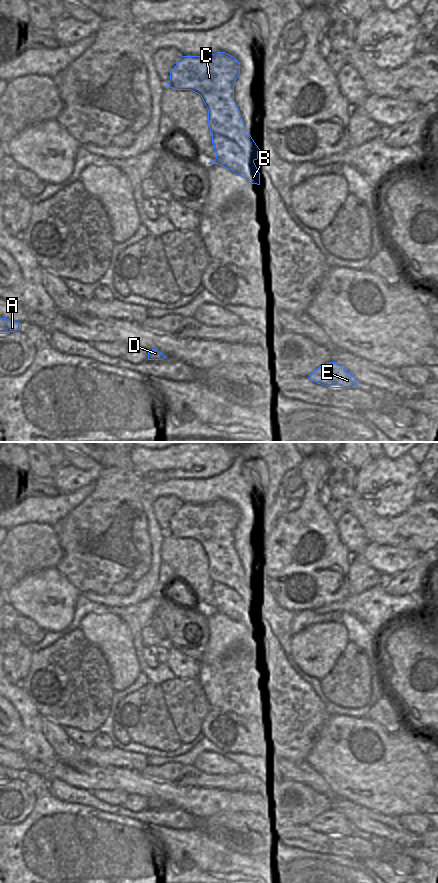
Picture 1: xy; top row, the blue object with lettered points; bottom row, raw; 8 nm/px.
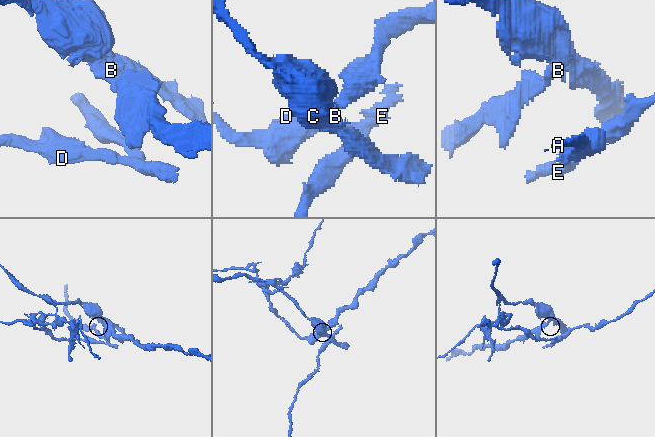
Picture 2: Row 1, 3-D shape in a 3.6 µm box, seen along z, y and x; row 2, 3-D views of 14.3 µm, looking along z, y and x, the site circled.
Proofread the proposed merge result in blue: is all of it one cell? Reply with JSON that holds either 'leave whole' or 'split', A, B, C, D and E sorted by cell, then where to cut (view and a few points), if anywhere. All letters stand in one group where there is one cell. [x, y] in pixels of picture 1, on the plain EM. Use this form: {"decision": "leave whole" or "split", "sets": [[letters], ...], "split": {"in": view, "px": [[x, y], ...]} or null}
{"decision": "split", "sets": [["A", "C", "D", "E"], ["B"]], "split": {"in": "xy", "px": [[215, 587], [223, 584], [234, 589], [254, 607]]}}

